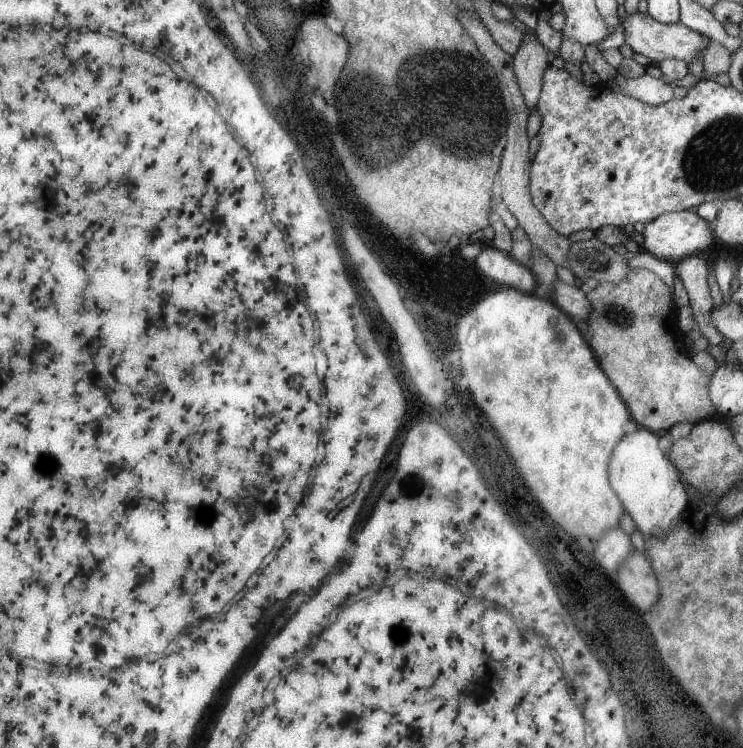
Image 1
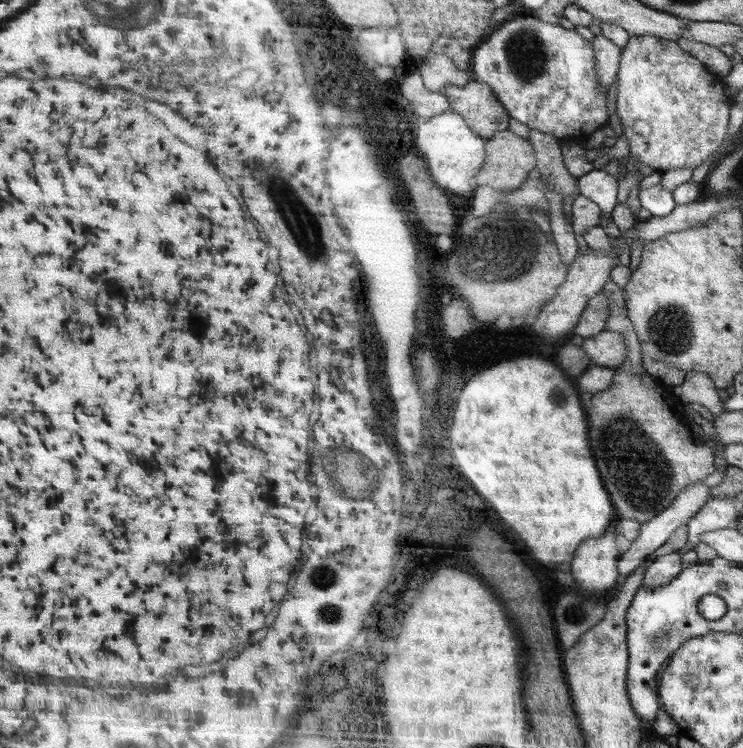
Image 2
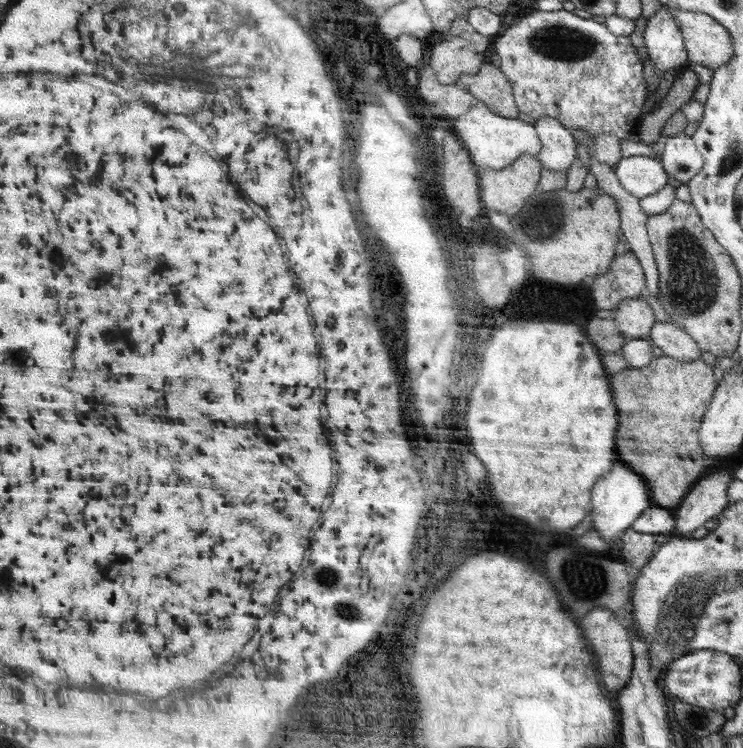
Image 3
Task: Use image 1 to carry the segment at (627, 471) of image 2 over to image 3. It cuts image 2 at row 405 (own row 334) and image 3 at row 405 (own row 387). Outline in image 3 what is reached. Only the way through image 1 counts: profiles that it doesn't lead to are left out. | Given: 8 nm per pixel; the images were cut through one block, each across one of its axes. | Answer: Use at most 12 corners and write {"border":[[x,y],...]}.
{"border":[[702,358],[610,375],[620,461],[658,507],[708,468],[719,387]]}

